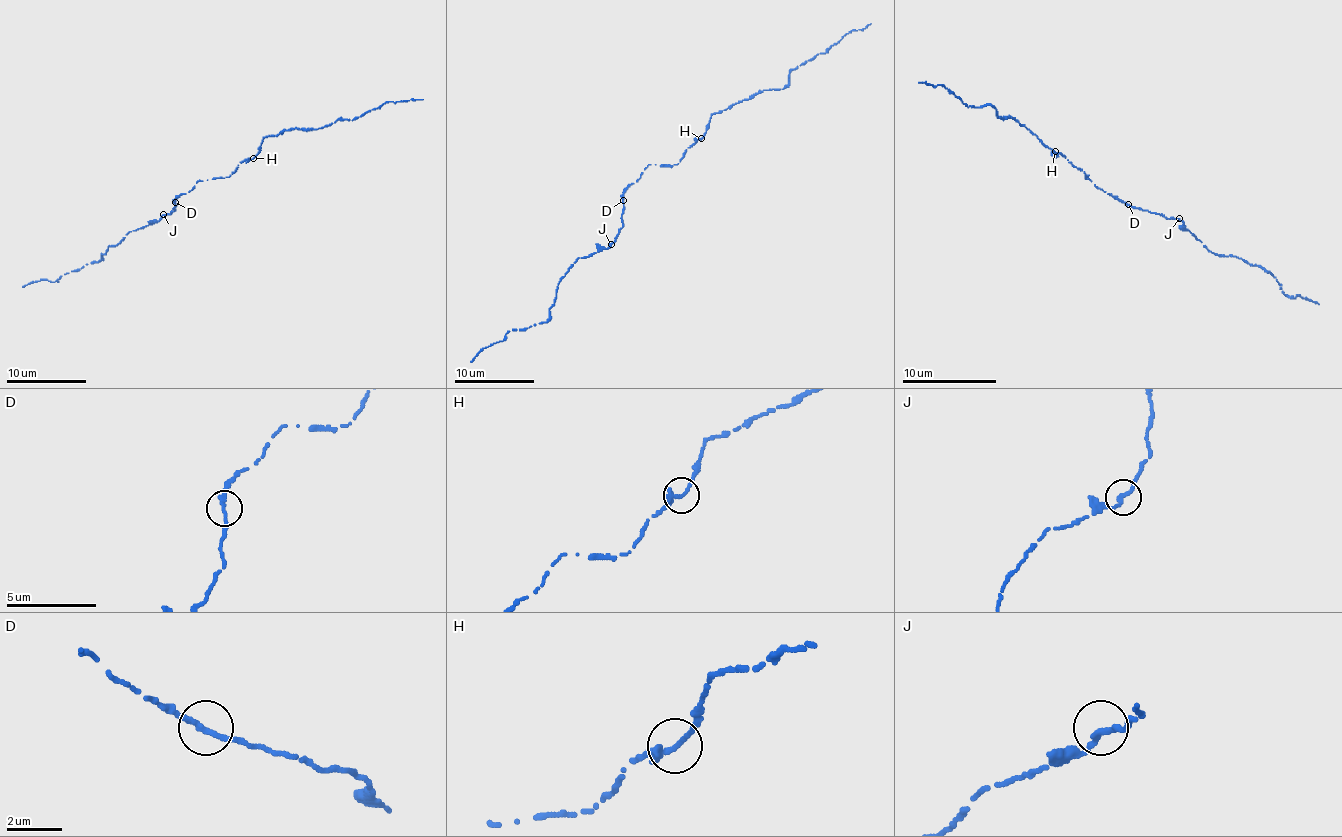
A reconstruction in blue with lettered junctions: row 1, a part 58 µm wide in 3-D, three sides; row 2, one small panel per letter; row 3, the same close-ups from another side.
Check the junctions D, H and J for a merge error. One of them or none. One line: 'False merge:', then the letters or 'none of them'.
False merge: none of them

